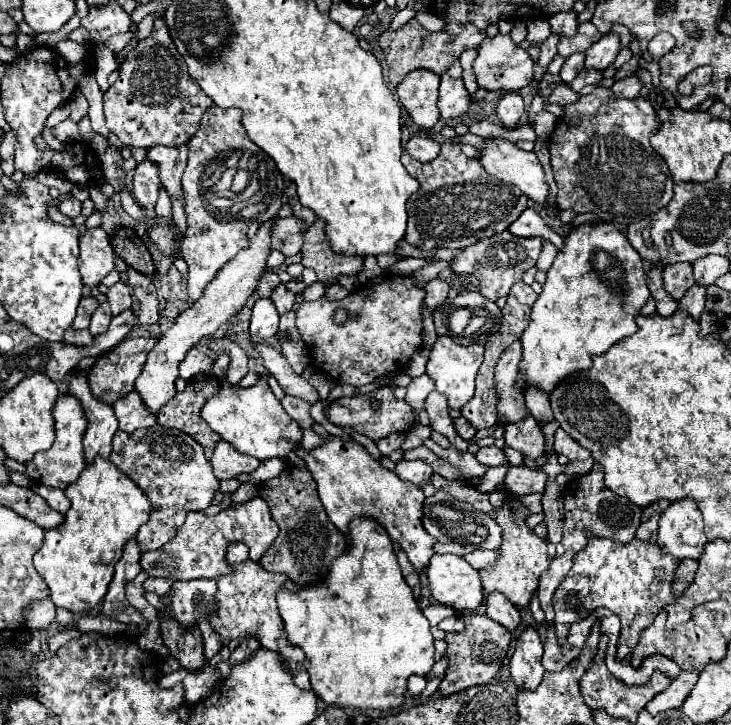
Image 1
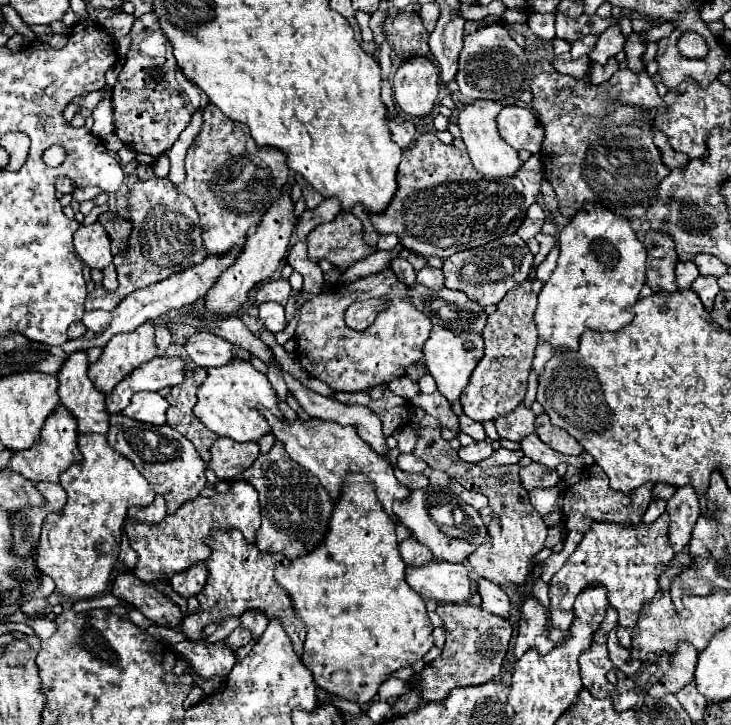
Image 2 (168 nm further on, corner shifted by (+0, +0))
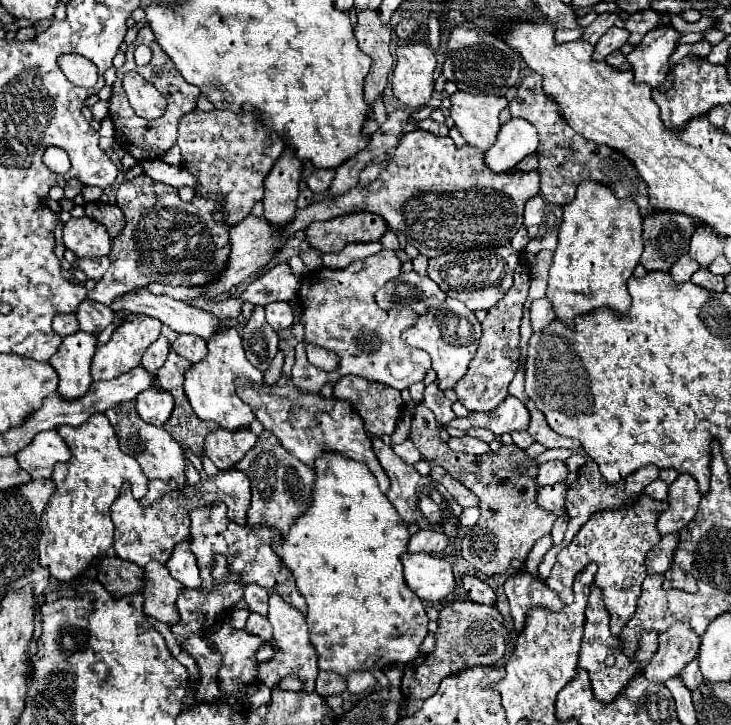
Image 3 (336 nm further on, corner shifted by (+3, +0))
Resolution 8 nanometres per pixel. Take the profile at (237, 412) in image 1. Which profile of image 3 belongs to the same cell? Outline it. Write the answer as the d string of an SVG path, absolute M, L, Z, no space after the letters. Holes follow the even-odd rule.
M229 327L229 329L217 331L217 335L213 335L213 339L207 341L207 351L209 351L209 355L205 359L201 359L199 363L193 363L191 369L185 373L185 395L189 397L193 411L197 413L197 417L215 421L229 431L251 425L255 415L253 415L251 407L237 397L233 381L235 381L235 377L247 377L255 383L261 383L263 373L247 361L237 329Z

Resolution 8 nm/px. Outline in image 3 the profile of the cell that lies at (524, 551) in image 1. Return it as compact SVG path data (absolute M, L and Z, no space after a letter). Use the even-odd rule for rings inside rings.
M421 403L415 405L411 423L411 441L421 451L423 459L431 465L441 465L451 477L461 481L479 497L479 521L461 531L461 555L475 569L485 575L501 575L511 565L511 559L525 559L533 543L549 535L557 515L541 509L537 505L539 485L535 483L539 463L531 459L515 443L501 445L497 451L485 455L461 455L449 449L449 445L439 437L439 423L435 415Z

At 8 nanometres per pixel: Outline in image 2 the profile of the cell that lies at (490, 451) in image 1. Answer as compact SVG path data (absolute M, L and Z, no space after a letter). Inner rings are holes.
M478 441L478 443L472 443L472 445L468 445L468 447L460 447L458 455L460 455L460 459L464 459L464 461L478 463L478 461L490 457L492 451L494 451L494 449L492 449L492 445L490 445L488 441Z

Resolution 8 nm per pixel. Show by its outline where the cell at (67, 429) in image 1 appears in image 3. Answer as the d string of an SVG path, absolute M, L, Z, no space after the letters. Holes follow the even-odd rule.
M55 429L37 435L29 447L15 455L19 467L25 469L33 479L49 479L57 461L69 461L71 451Z

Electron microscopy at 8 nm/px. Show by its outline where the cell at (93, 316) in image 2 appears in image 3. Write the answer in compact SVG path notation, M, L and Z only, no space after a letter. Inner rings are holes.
M83 299L79 303L77 311L75 311L75 317L79 321L81 331L99 335L113 321L113 311L109 307L105 307L103 303L97 303L97 301L91 301L91 299Z

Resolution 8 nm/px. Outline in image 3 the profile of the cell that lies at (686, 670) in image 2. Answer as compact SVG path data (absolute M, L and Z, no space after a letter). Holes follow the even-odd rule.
M673 623L659 633L659 647L645 667L645 677L653 683L663 683L675 675L697 655L699 635L687 623Z

